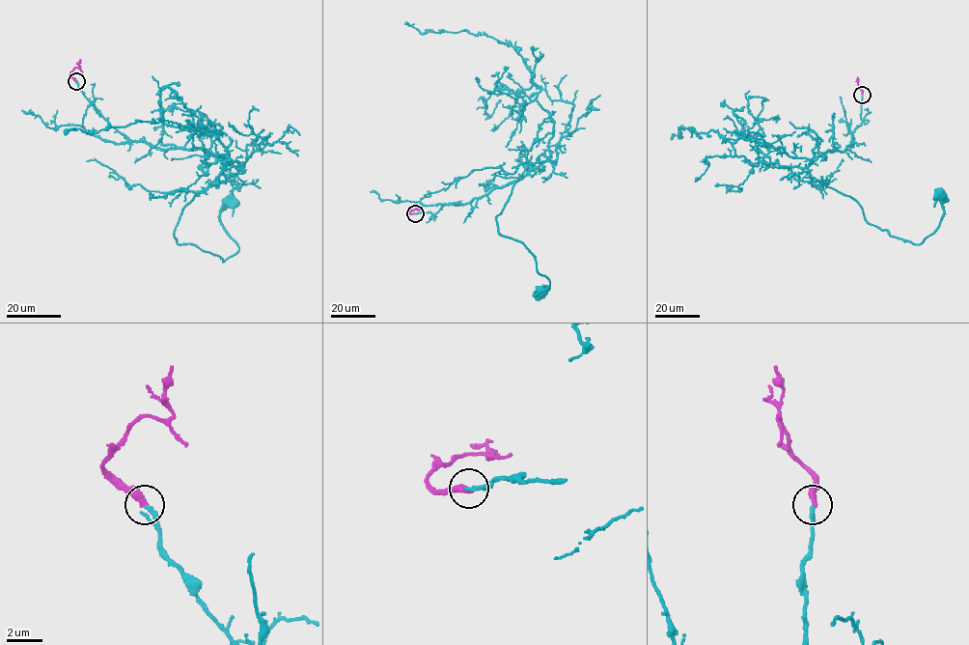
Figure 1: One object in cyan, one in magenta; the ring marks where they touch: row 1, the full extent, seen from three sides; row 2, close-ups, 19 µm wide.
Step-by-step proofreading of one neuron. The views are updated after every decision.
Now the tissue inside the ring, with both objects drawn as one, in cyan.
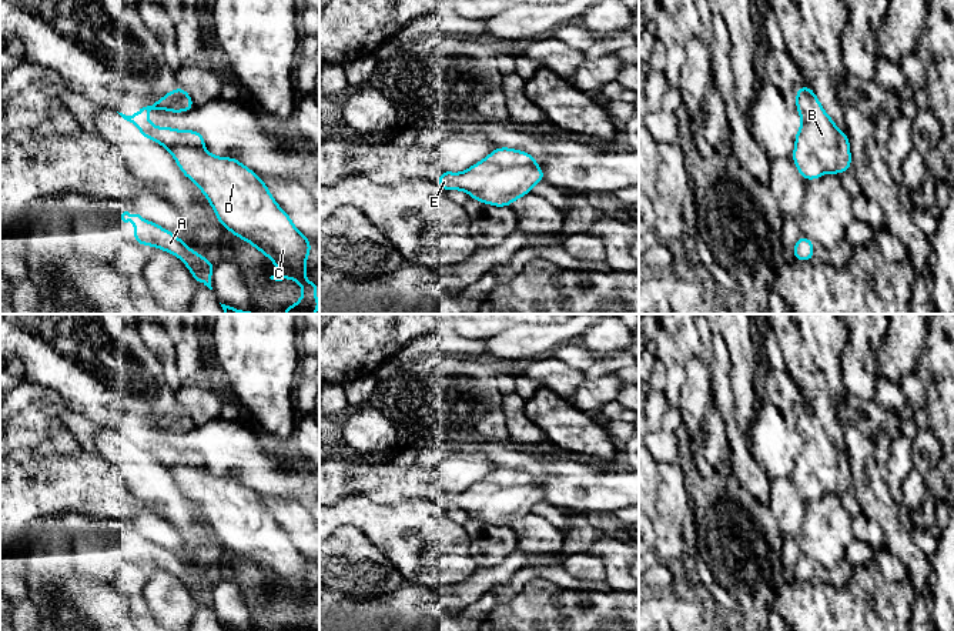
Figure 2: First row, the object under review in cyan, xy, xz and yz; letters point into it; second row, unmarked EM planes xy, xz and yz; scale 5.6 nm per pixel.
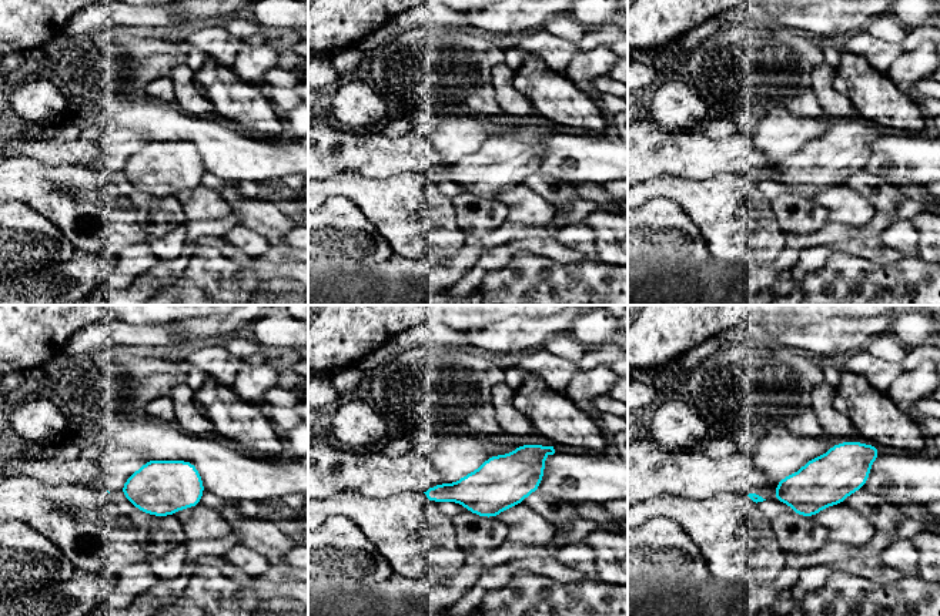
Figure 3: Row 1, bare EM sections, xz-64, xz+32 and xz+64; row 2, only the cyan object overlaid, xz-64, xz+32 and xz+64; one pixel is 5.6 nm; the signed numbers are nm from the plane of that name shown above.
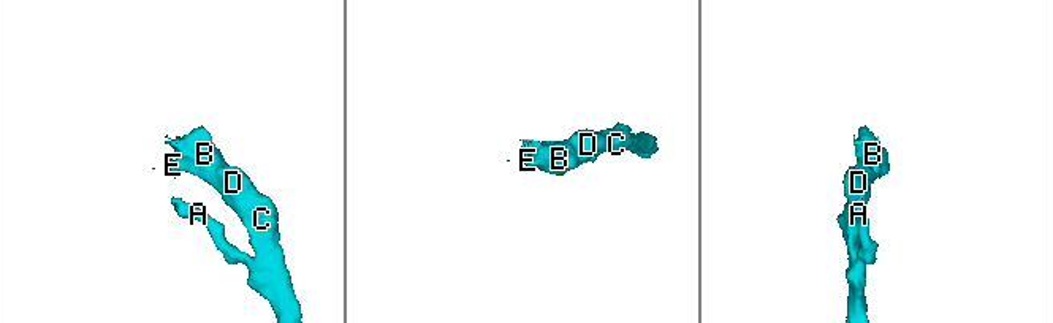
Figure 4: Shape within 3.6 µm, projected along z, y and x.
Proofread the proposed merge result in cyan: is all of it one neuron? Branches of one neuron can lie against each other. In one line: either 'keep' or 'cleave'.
keep

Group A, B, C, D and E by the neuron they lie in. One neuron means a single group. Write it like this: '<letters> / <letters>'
A B C D E

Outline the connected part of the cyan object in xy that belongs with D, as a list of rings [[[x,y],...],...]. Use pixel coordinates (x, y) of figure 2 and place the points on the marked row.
[[[175,87],[164,94],[153,106],[143,107],[134,116],[118,113],[124,120],[130,121],[141,131],[143,138],[153,138],[155,144],[165,147],[175,160],[180,171],[190,178],[208,200],[218,223],[231,231],[237,238],[248,241],[254,248],[268,257],[278,268],[271,280],[282,281],[289,277],[302,287],[301,300],[295,304],[284,307],[284,314],[317,314],[315,308],[319,301],[315,291],[319,281],[307,283],[307,258],[312,248],[308,240],[292,223],[289,214],[282,210],[271,191],[265,186],[265,180],[258,177],[251,168],[232,157],[218,157],[205,150],[204,136],[197,130],[175,130],[174,127],[158,127],[148,121],[151,110],[167,110],[170,113],[184,113],[194,110],[194,101],[187,90]]]

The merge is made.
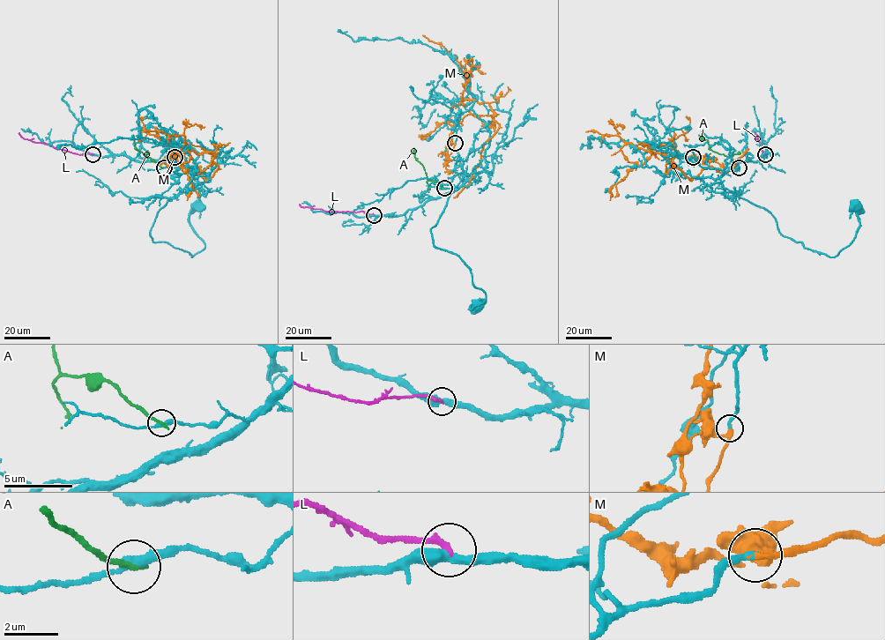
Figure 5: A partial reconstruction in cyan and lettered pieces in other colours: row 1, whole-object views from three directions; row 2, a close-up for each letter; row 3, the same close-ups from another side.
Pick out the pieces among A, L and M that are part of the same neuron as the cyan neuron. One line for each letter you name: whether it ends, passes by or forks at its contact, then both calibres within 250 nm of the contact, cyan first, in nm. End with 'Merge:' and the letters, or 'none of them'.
Merge: none of them

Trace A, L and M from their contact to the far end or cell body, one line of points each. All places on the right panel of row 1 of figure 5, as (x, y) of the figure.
A: (739, 167), (731, 158), (714, 152), (708, 141), (698, 135)
L: (765, 154), (762, 154), (762, 145), (754, 132)
M: (693, 157), (676, 154), (673, 166), (664, 174), (668, 161), (665, 156), (637, 148), (618, 135), (585, 132)

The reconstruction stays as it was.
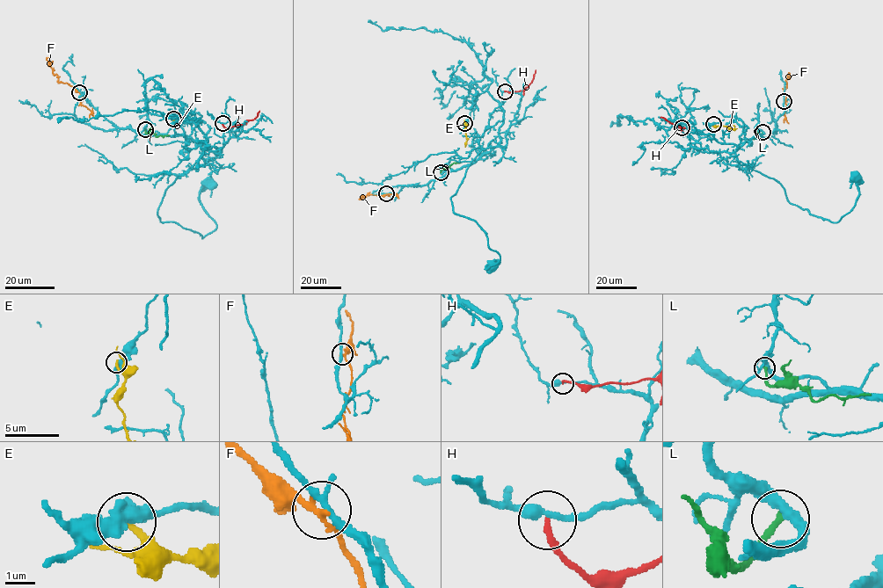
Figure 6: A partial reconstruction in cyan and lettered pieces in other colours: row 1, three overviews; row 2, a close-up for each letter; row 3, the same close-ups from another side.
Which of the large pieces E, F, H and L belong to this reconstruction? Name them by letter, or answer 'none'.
none

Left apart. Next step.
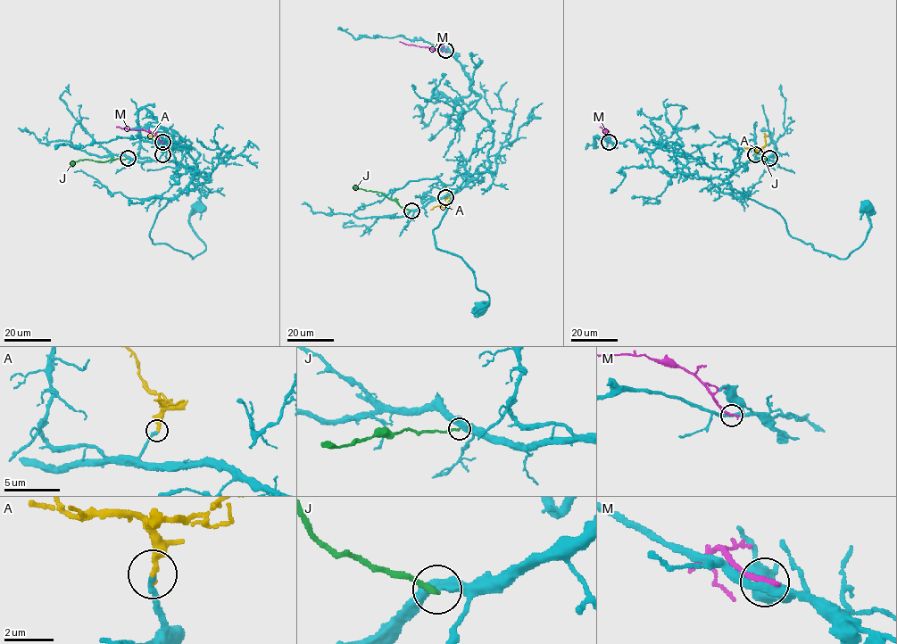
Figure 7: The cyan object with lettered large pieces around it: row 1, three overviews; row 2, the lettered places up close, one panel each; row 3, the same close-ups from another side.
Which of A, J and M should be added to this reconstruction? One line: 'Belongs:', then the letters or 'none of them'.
Belongs: A

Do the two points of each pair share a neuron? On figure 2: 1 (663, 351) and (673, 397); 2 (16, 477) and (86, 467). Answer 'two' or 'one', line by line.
1: one
2: one

